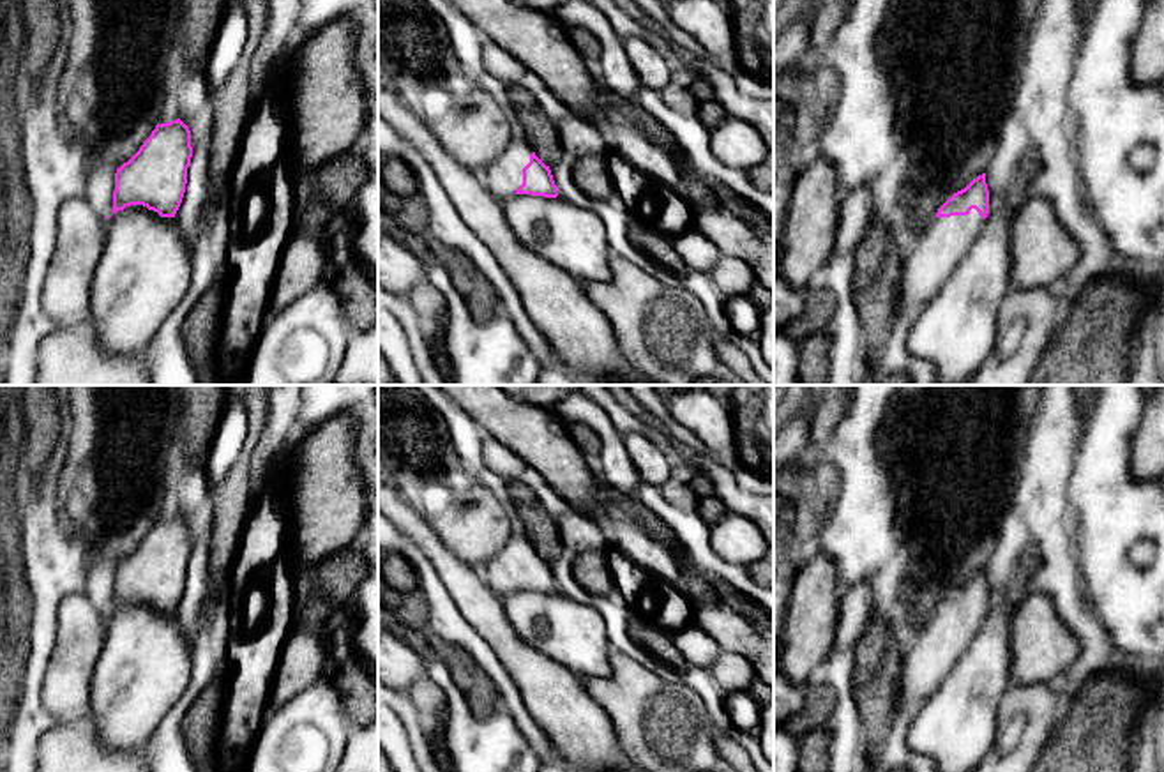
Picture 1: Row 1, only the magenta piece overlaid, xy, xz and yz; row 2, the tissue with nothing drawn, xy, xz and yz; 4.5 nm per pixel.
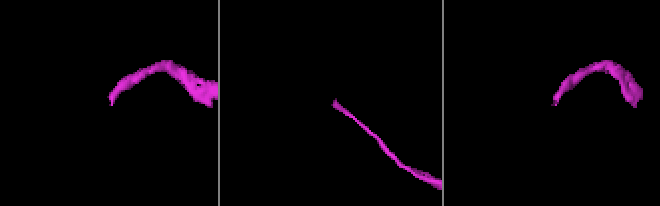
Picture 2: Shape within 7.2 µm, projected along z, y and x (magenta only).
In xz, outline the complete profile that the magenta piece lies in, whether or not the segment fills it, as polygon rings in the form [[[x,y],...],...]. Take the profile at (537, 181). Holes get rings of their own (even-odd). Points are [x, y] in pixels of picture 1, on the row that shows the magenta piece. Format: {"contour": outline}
{"contour": [[[512,138],[507,148],[482,171],[491,194],[507,200],[514,194],[556,198],[558,191],[546,166],[525,138]]]}

